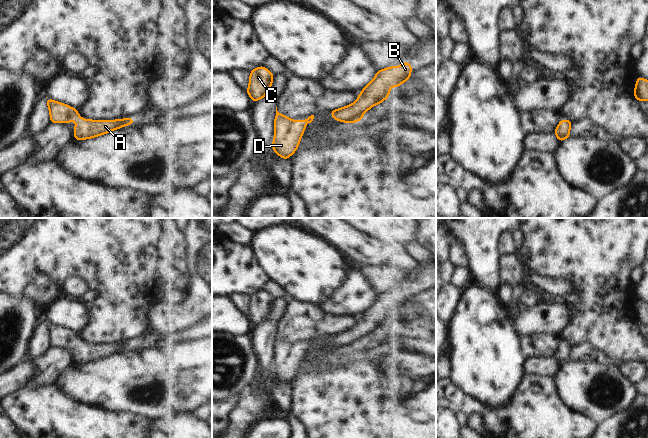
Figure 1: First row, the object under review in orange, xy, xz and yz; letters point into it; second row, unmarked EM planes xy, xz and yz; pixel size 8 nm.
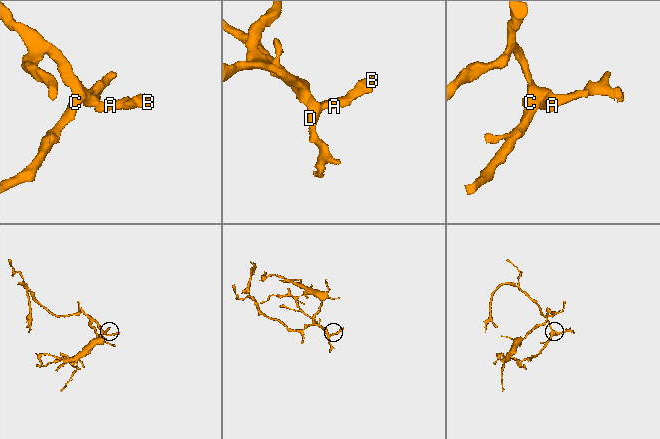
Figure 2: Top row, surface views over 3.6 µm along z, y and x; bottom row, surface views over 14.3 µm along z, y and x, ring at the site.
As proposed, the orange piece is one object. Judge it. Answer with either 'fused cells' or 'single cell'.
single cell

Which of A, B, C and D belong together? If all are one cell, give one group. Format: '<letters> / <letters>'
A B C D

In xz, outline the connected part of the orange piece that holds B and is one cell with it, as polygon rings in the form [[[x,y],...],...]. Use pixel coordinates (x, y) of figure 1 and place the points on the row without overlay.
[[[404,286],[399,291],[391,290],[377,294],[374,303],[361,314],[354,327],[329,336],[337,345],[359,346],[367,334],[376,328],[381,328],[383,324],[390,320],[389,314],[392,310],[398,312],[402,306],[407,306],[411,295],[412,290],[409,286]]]

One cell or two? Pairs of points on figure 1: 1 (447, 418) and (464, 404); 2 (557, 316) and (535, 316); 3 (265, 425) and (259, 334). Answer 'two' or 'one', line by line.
1: two
2: one
3: two

